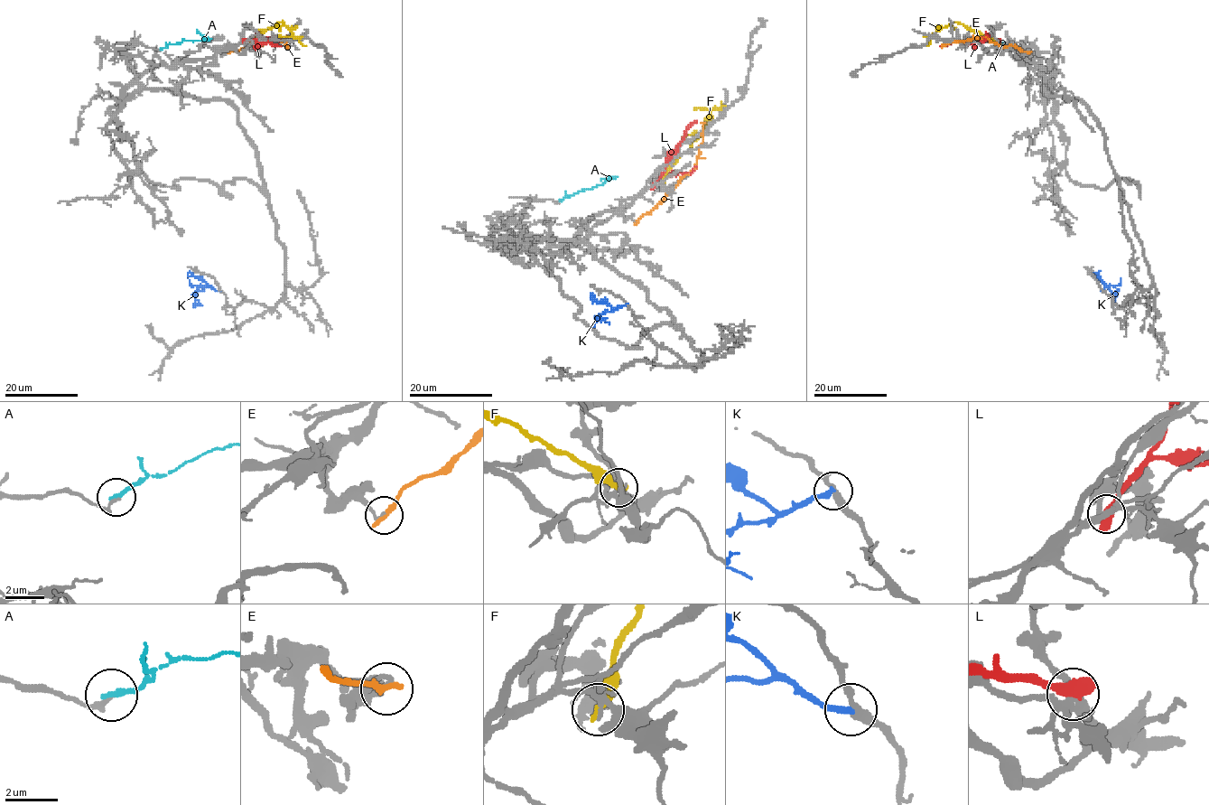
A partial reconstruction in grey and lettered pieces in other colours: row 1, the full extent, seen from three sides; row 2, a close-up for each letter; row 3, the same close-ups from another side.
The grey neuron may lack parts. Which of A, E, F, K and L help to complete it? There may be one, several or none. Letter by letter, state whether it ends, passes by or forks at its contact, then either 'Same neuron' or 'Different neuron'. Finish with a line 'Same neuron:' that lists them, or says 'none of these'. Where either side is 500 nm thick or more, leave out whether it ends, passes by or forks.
A: It ends there. Different neuron
E: It ends there. Different neuron
F: It ends there. Different neuron
K: It ends there. Different neuron
L: Different neuron
Same neuron: none of these

